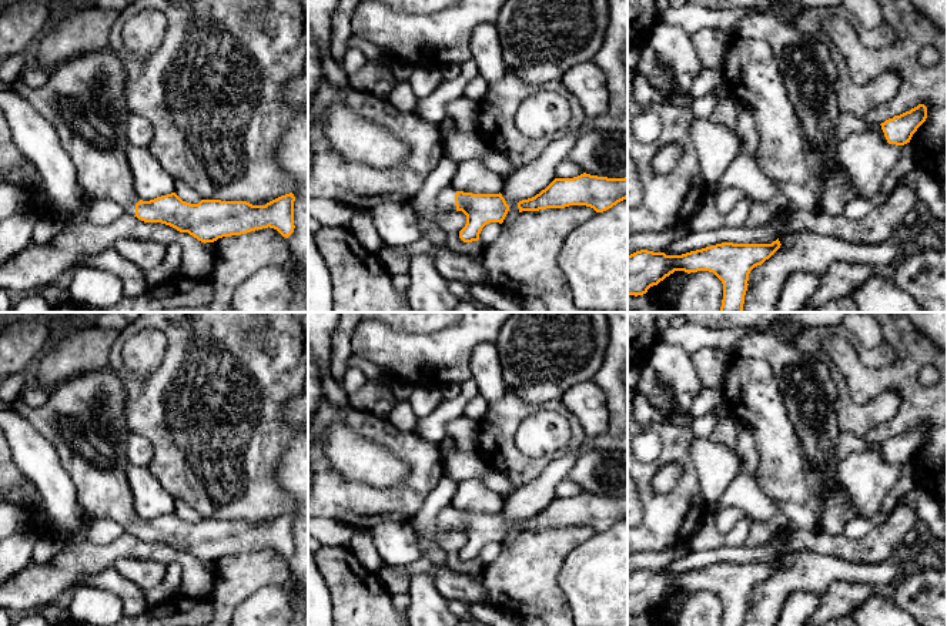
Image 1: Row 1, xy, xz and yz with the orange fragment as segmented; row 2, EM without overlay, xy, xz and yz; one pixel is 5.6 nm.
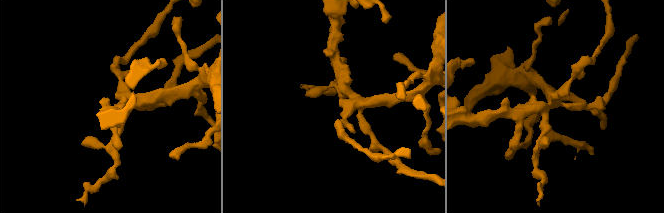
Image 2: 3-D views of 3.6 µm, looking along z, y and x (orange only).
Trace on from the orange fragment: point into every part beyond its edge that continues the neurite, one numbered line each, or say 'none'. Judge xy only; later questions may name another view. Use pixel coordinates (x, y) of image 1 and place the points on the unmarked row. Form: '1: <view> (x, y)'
1: xy (84, 418)

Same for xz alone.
1: xz (445, 521)

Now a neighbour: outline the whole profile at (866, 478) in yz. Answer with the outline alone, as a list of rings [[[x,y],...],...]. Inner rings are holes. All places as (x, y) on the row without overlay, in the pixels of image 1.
[[[877,443],[850,453],[833,469],[829,482],[849,498],[857,516],[869,519],[877,513],[900,473],[901,465],[889,463]]]

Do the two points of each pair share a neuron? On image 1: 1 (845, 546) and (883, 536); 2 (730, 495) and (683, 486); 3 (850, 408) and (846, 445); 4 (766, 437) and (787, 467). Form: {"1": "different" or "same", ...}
{"1": "same", "2": "different", "3": "different", "4": "same"}

